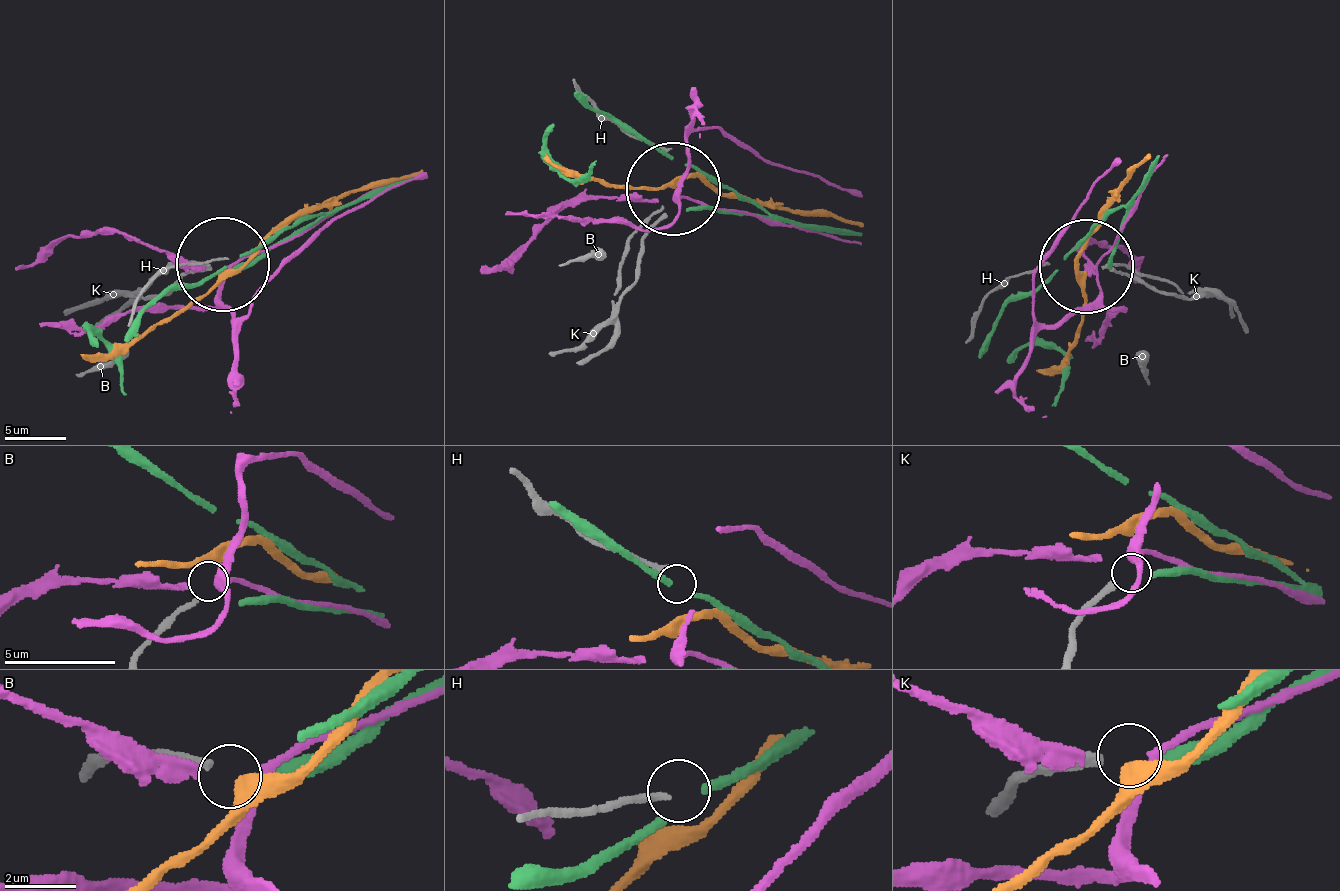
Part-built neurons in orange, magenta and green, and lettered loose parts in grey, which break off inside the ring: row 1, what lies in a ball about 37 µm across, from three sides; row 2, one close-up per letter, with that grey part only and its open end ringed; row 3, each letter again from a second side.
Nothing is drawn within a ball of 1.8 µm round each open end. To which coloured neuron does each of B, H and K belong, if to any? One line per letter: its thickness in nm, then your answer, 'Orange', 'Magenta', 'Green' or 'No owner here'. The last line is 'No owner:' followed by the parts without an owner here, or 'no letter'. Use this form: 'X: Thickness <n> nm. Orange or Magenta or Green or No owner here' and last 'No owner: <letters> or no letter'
B: Thickness 200 nm. Orange
H: Thickness 200 nm. No owner here
K: Thickness 320 nm. Green
No owner: H

